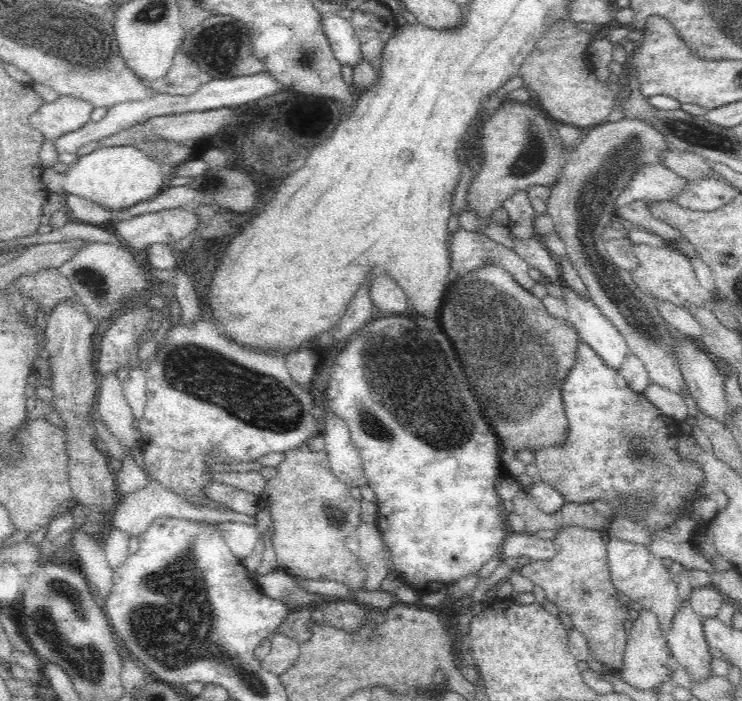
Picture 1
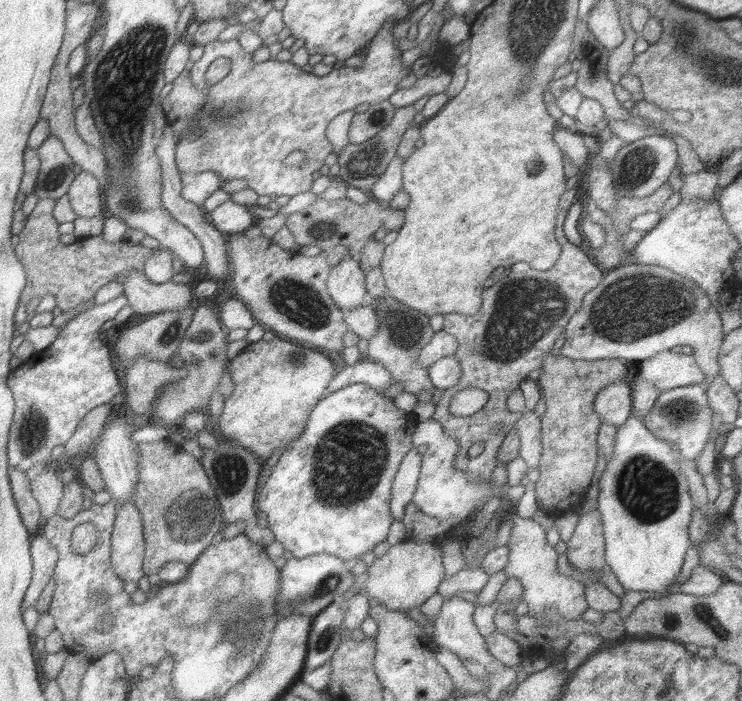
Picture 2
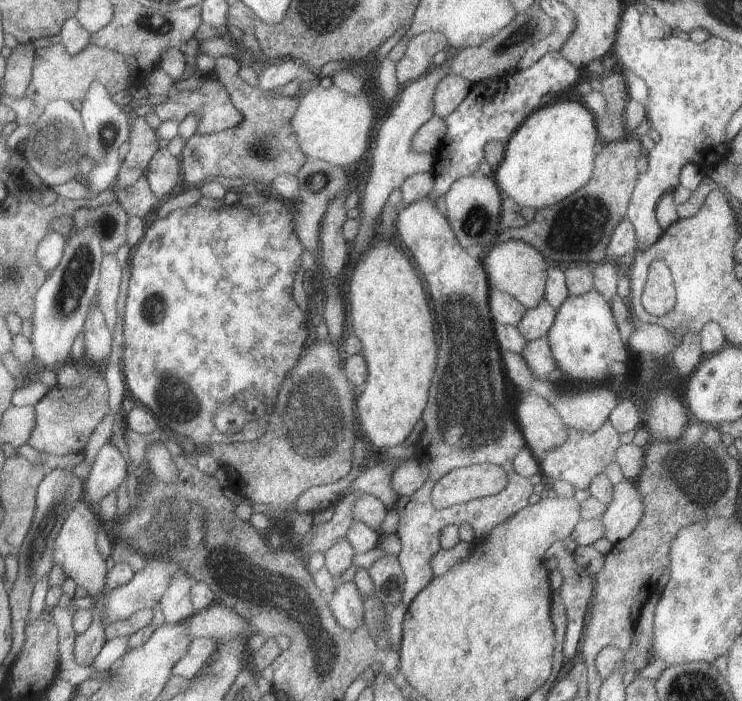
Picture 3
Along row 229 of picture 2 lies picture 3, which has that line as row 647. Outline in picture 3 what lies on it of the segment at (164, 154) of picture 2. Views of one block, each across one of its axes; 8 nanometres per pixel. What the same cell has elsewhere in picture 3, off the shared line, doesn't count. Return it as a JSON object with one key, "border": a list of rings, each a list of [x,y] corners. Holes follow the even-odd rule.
{"border":[[[193,638],[189,642],[187,654],[171,668],[171,676],[183,676],[187,680],[193,680],[205,666],[205,662],[211,660],[215,650],[217,650],[217,640]]]}

